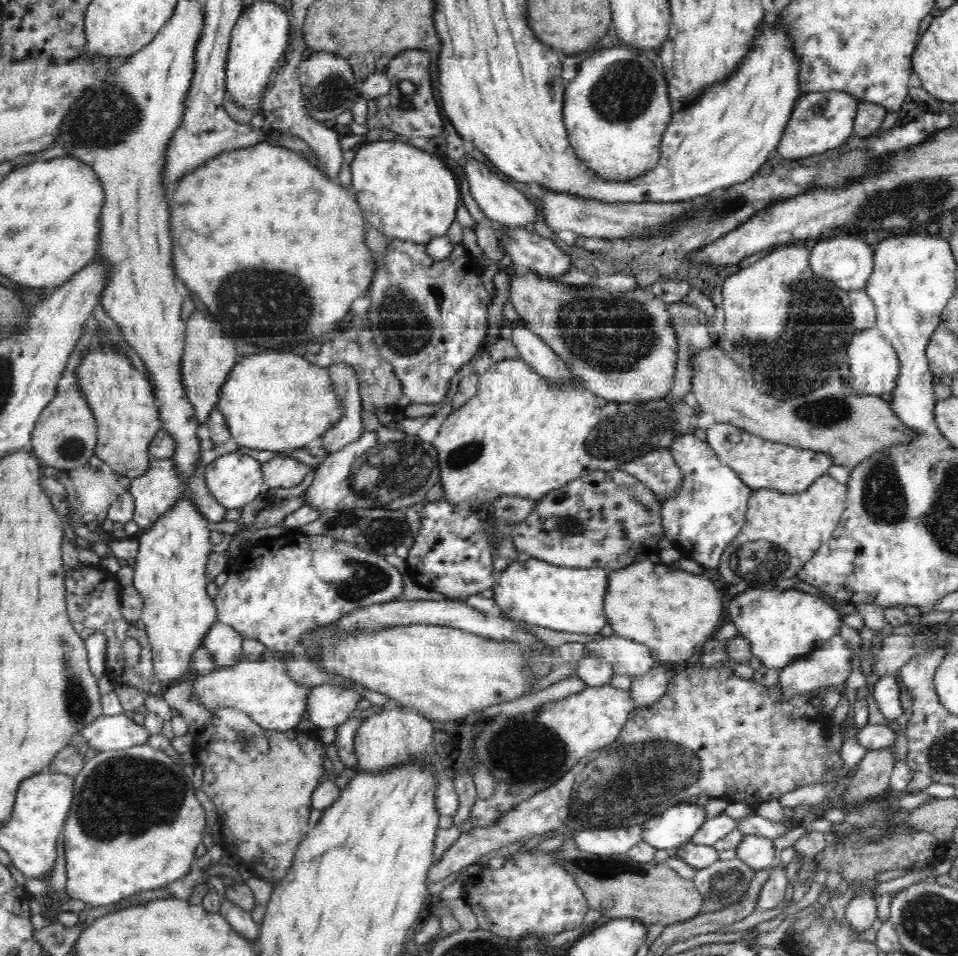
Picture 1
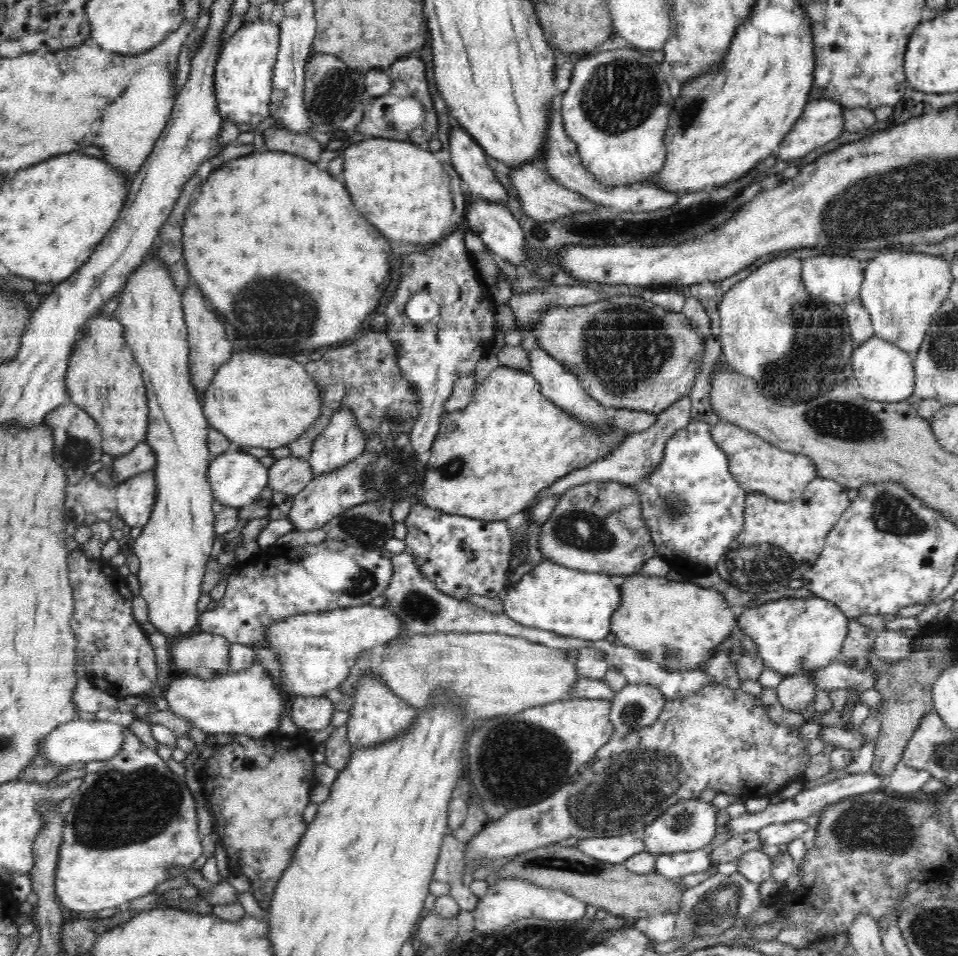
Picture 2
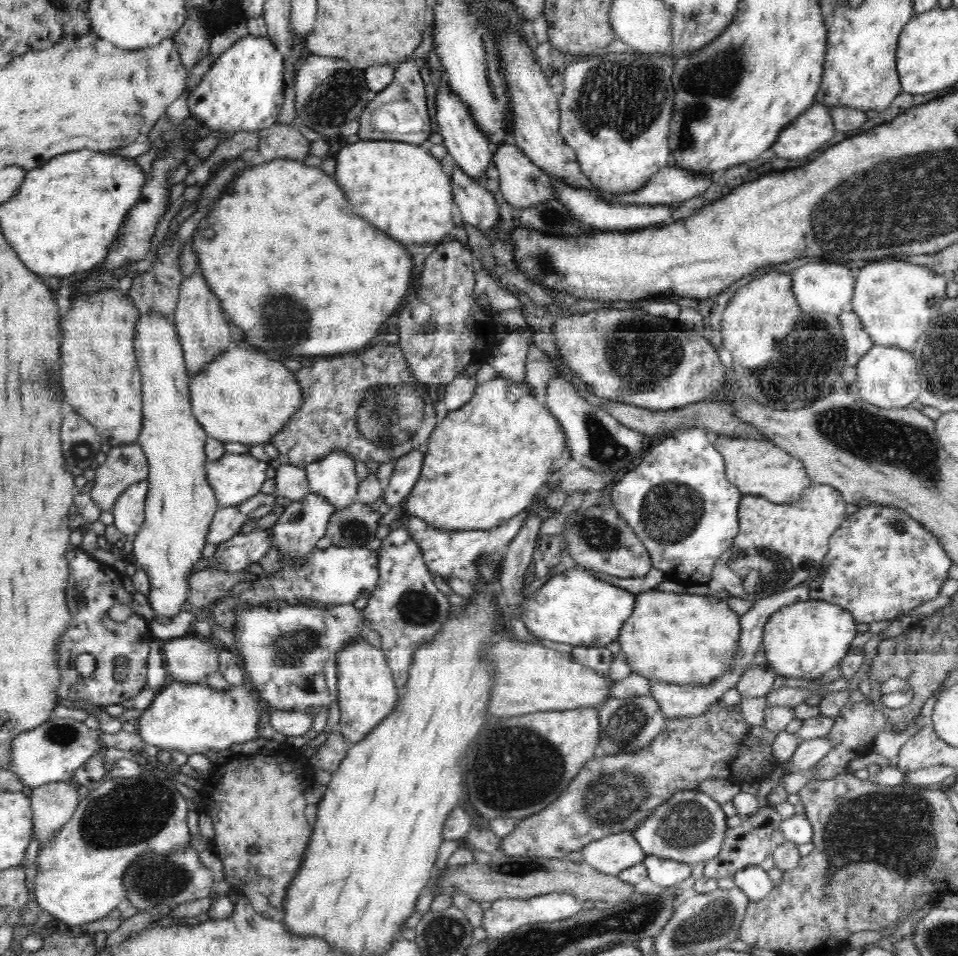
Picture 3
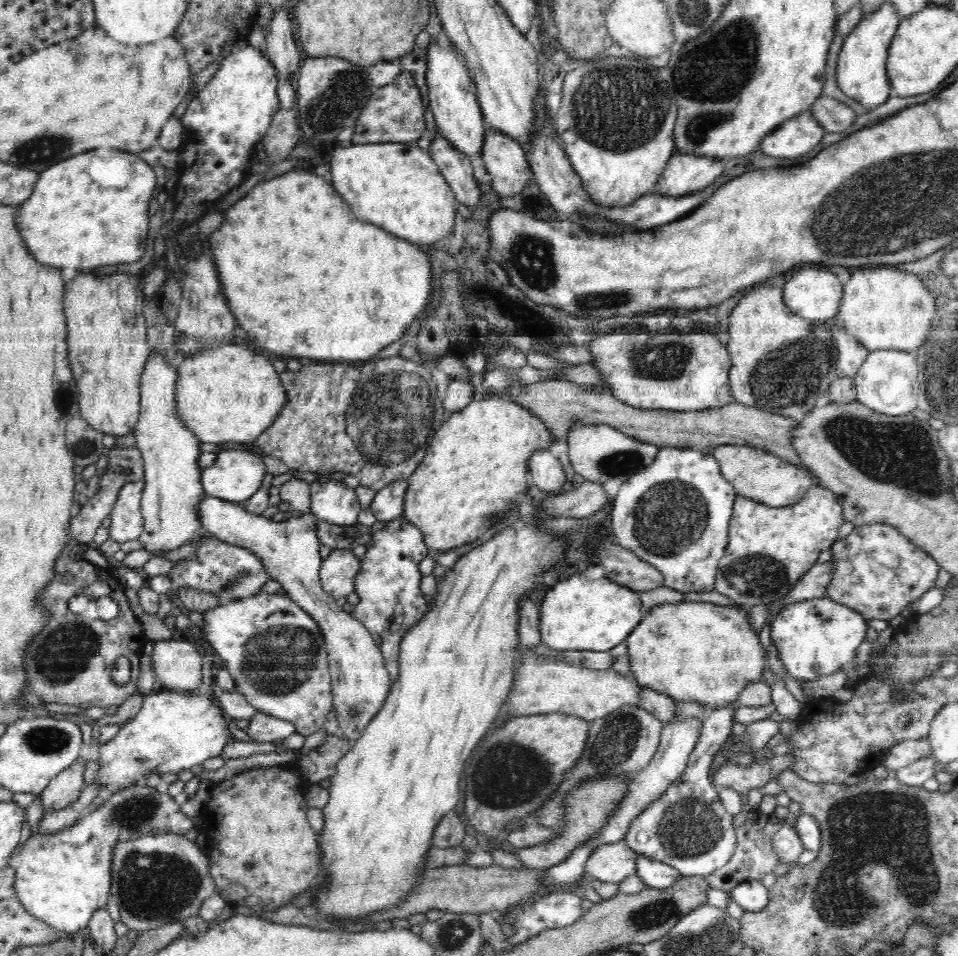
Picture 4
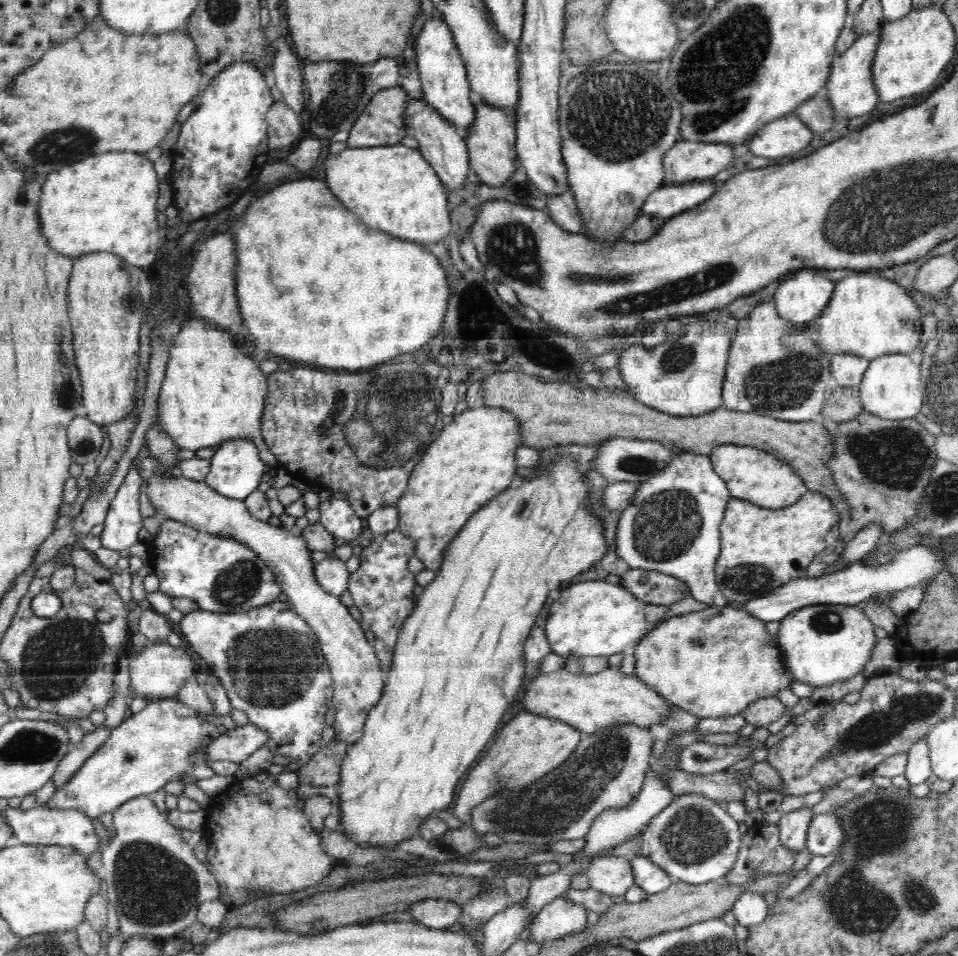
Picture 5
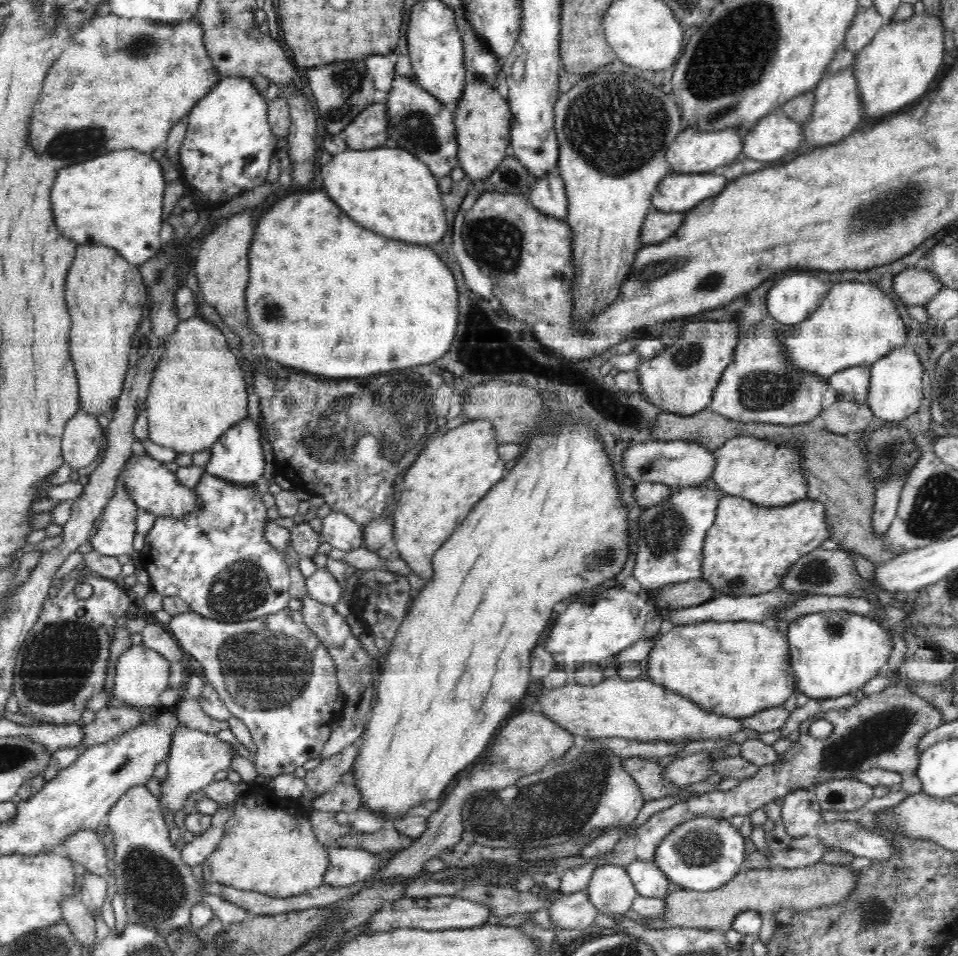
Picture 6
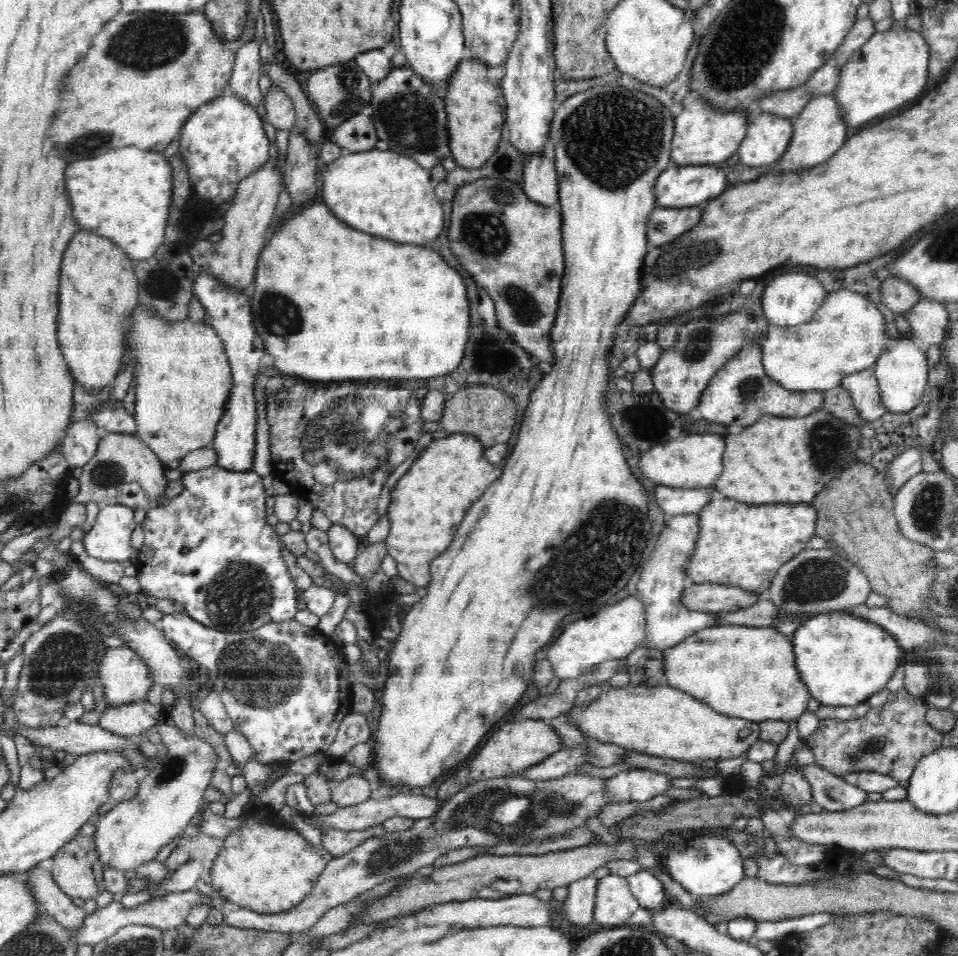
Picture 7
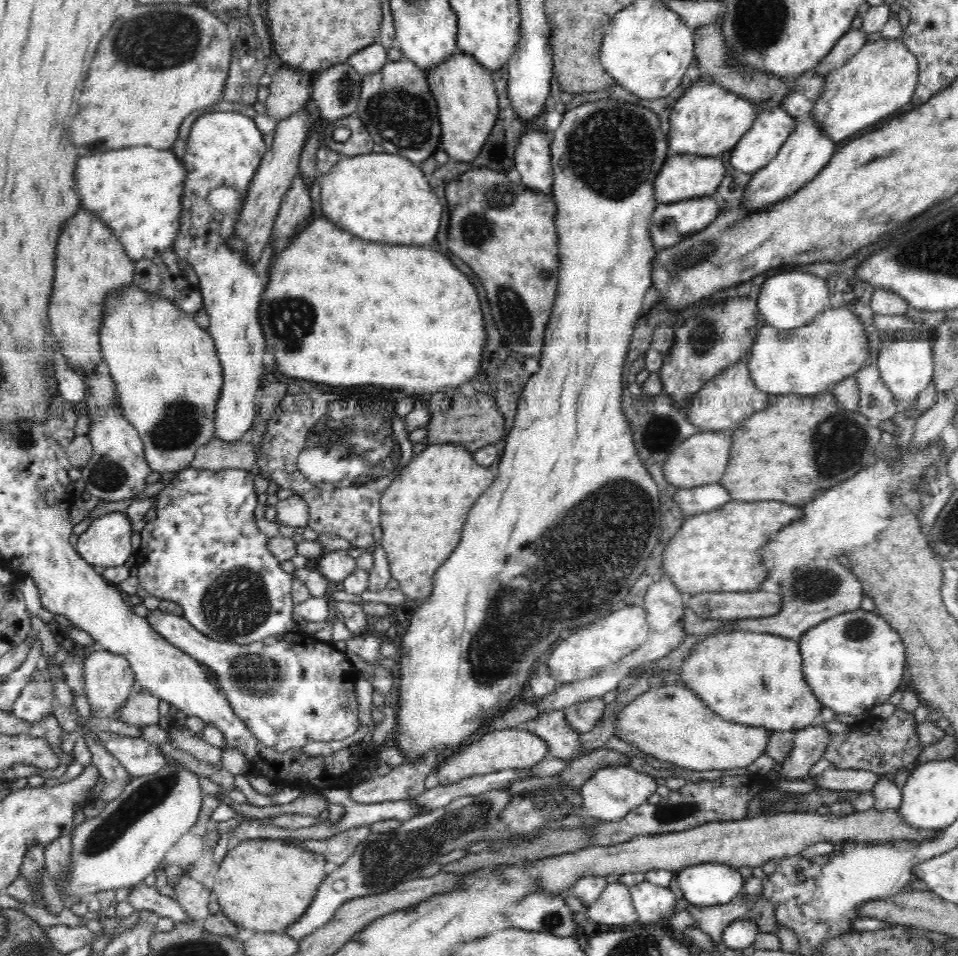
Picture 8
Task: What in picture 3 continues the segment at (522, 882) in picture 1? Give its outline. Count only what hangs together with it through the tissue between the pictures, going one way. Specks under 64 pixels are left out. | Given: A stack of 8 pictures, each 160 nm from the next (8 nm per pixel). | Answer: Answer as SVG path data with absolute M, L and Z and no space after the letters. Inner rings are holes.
M552 892L544 895L528 898L504 898L494 900L488 911L484 912L484 924L482 927L490 940L507 937L513 931L518 930L524 924L536 924L536 922L556 922L564 920L582 911L583 901L578 900L569 893Z

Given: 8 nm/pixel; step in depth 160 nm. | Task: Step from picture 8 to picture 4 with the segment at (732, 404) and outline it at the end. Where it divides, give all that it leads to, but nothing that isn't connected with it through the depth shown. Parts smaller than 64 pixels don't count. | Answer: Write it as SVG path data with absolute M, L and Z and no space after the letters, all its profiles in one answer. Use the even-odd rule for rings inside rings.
M763 284L744 292L728 320L725 342L731 356L729 384L736 402L763 412L792 417L792 420L830 403L828 389L838 379L833 320L824 319L822 326L816 326L816 321L806 320L788 310L783 288Z

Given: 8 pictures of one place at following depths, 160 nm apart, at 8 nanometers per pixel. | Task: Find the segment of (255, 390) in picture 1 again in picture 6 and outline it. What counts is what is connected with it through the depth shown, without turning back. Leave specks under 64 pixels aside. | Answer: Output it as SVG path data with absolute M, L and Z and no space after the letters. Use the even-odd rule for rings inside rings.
M200 315L181 320L176 330L164 339L164 346L147 392L145 414L149 422L149 440L182 454L211 448L224 432L248 416L246 382L236 364L236 356L220 329Z

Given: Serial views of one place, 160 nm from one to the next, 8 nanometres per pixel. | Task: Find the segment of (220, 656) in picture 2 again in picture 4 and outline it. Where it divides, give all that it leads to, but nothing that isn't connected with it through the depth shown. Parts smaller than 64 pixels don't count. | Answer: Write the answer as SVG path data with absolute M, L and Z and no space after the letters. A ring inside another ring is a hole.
M175 637L153 645L152 666L157 689L196 691L202 684L203 658L193 642Z

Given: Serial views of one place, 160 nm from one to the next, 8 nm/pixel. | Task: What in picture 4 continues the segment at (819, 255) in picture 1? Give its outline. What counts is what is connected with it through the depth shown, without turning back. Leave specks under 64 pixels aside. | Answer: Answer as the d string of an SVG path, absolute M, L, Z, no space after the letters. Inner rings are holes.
M812 266L791 274L783 286L788 310L806 320L821 322L836 317L843 295L843 284L832 272Z

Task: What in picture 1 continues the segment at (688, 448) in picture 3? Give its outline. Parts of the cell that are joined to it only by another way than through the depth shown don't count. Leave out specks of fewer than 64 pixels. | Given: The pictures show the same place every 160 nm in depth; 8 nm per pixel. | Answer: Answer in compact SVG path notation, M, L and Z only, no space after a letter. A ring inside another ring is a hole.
M692 433L680 435L669 449L683 473L683 484L676 490L674 498L660 500L665 538L674 542L682 551L682 555L703 564L706 570L718 569L723 552L744 526L752 489L740 480L732 468L722 464L705 438L692 436Z

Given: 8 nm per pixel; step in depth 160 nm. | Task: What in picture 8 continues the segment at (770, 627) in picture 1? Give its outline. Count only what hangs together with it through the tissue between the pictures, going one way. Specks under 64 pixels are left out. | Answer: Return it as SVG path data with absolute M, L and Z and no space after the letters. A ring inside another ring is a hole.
M858 609L840 613L810 628L798 641L806 683L820 704L831 708L838 715L856 716L864 711L871 712L872 708L884 704L900 688L904 670L906 670L904 667L907 656L905 645L899 632L891 628L886 620L877 616L876 612L865 612Z

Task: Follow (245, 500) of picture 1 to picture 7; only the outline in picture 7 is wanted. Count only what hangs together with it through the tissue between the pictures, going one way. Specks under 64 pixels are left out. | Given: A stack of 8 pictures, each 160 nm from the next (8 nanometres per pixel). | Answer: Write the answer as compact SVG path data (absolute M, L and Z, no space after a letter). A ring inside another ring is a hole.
M204 271L196 272L193 294L202 303L208 312L210 326L217 332L223 342L229 363L231 364L232 388L227 411L216 427L215 439L212 447L216 451L216 465L228 471L250 471L254 463L254 446L256 446L256 424L258 415L256 409L256 395L254 395L254 382L256 376L262 371L260 363L265 354L264 341L257 334L252 324L250 291L243 294L228 290L220 282L206 275Z

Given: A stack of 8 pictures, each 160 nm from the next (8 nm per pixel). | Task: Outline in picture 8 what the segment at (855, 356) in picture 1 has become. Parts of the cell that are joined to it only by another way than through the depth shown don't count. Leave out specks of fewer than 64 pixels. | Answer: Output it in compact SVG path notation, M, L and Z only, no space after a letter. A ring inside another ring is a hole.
M898 335L891 343L877 351L877 367L881 379L894 395L899 410L904 410L916 404L918 394L930 386L933 379L933 343L928 339L918 339L909 335Z

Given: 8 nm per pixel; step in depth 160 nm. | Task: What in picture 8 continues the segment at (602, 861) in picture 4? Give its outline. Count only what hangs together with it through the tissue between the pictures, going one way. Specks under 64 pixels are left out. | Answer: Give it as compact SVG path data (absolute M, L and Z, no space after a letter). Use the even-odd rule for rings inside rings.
M620 881L607 883L607 888L598 900L586 910L587 917L594 922L624 928L637 922L638 915L631 899L630 888Z

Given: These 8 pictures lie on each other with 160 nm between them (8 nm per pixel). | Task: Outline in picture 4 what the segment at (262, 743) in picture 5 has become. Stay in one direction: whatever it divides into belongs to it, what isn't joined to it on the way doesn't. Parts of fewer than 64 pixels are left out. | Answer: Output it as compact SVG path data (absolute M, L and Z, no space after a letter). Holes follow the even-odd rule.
M257 712L250 719L246 732L253 742L273 742L294 734L295 725L290 720L280 720L275 716Z

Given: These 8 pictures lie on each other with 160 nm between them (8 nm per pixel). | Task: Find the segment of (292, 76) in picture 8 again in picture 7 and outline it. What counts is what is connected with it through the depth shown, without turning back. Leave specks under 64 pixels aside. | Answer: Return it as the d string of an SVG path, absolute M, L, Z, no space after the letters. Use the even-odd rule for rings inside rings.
M272 85L268 92L263 95L263 101L267 120L276 130L290 130L294 128L294 103L286 92L280 90L280 87Z

